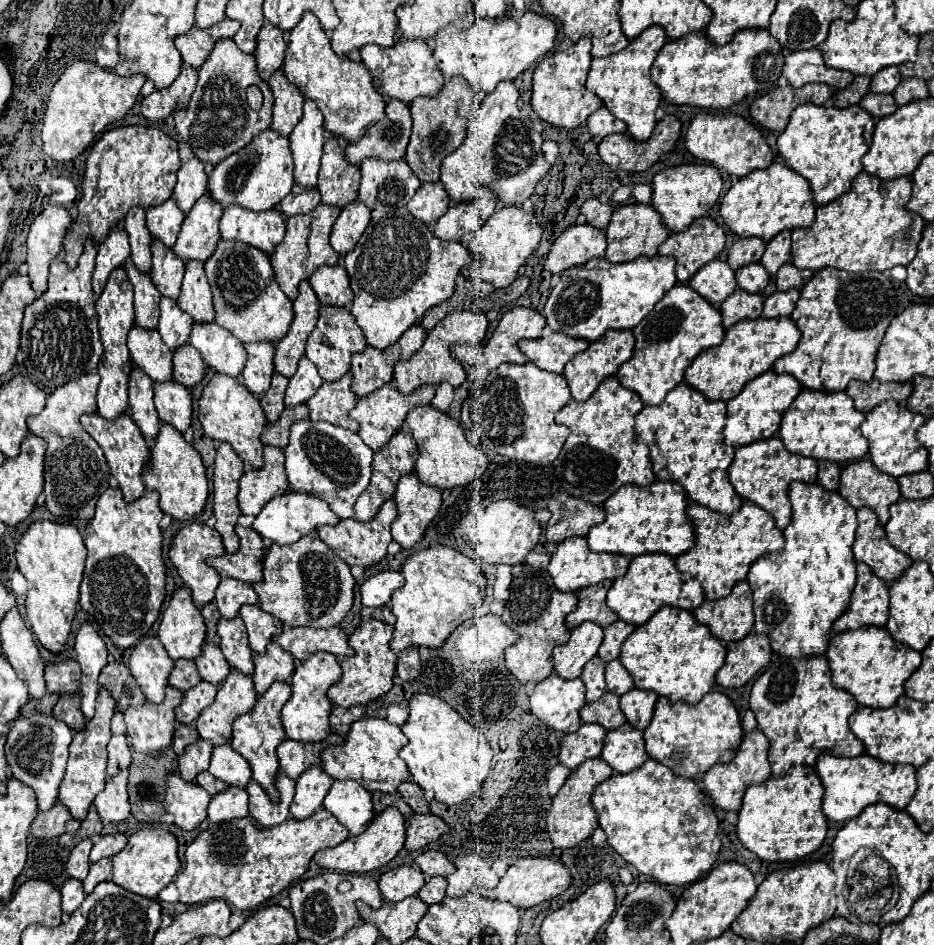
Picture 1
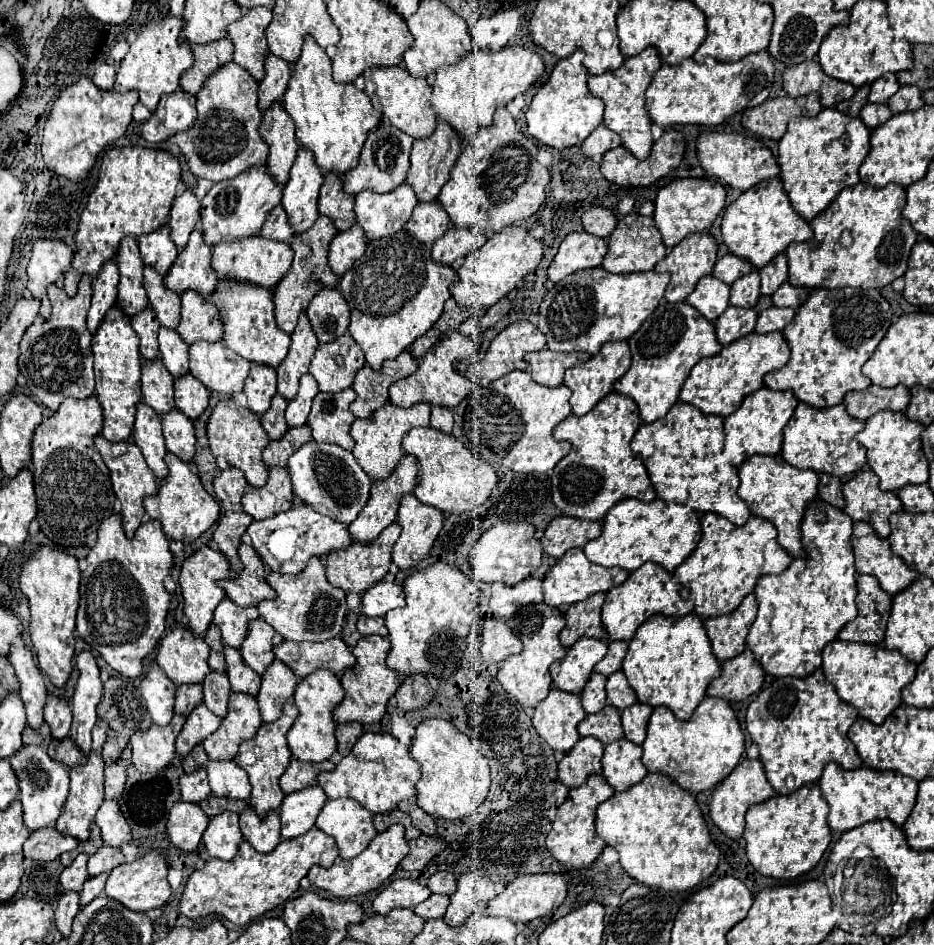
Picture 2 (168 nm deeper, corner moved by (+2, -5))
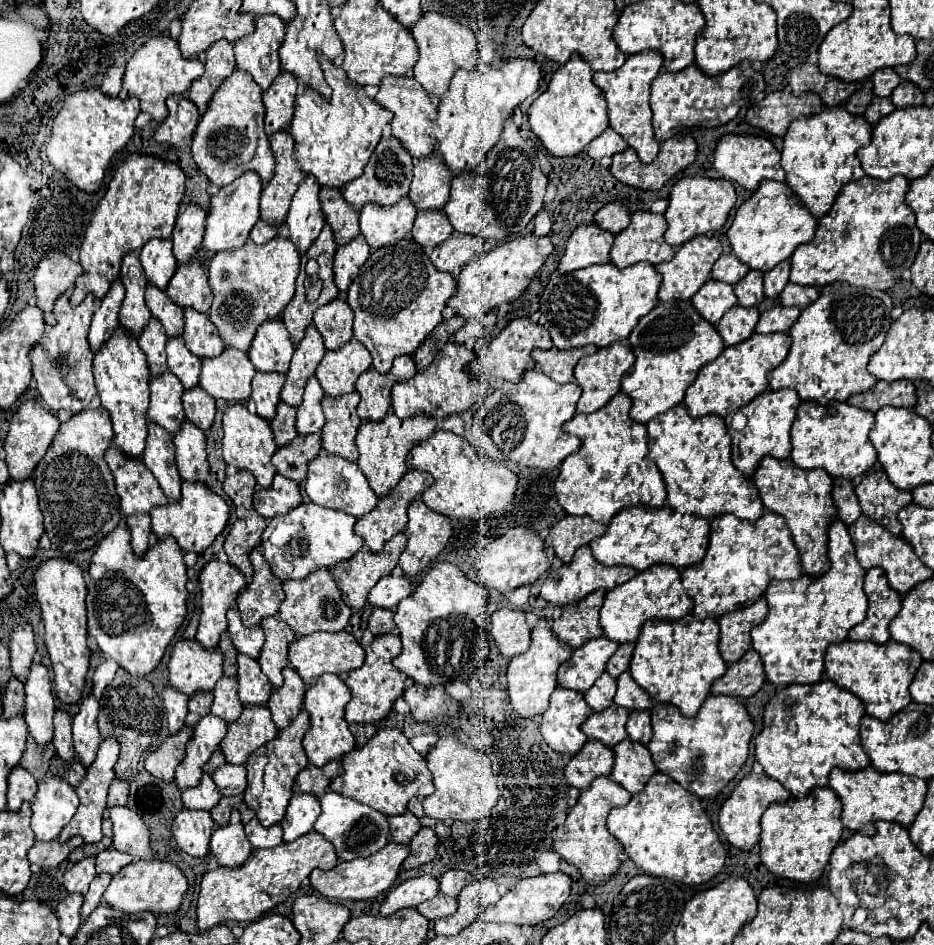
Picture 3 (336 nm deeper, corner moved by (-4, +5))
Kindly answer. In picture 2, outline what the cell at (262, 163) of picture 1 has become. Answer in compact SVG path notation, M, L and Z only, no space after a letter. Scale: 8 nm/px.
M265 165L251 167L239 177L215 183L201 201L201 231L205 243L213 247L223 241L239 241L259 233L269 211L281 203L281 193L283 193L283 185L277 185L271 179Z

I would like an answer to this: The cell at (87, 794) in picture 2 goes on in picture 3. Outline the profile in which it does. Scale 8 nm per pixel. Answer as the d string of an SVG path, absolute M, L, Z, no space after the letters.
M107 737L101 741L99 745L99 753L97 753L97 759L87 767L87 773L85 777L81 779L81 783L77 785L77 795L81 799L81 805L77 809L77 813L73 815L73 819L63 827L59 839L61 841L67 841L71 839L73 835L81 835L85 839L85 843L99 843L101 841L101 819L103 819L103 813L105 813L105 807L107 807L107 789L111 785L111 779L115 777L113 773L113 765L119 757L119 743L115 737Z

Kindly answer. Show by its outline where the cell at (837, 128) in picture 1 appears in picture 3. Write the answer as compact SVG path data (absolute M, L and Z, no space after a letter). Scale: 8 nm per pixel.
M843 105L827 107L811 117L795 117L789 131L783 137L781 165L785 169L785 183L811 211L815 219L825 215L839 189L849 181L857 181L865 175L857 159L857 151L871 143L873 125L863 115L849 113Z

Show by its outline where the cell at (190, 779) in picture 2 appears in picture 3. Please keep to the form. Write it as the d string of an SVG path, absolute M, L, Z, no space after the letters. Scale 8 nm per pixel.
M203 773L199 785L185 789L181 799L183 799L183 805L187 809L205 809L205 811L211 811L211 807L215 807L215 803L219 803L221 793L215 787L211 775Z

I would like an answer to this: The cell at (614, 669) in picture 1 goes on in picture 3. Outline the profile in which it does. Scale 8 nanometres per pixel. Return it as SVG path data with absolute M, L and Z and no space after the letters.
M625 671L623 675L617 677L615 703L619 707L627 707L627 709L649 709L651 707L651 697L633 681L631 673Z

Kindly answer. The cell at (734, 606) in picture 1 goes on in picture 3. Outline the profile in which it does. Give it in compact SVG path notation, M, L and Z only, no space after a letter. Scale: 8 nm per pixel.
M761 597L753 605L747 605L739 611L731 611L727 615L721 615L717 619L721 627L719 635L719 651L725 659L725 663L735 663L735 659L741 659L743 653L751 647L751 627L761 623L767 615L767 601Z

